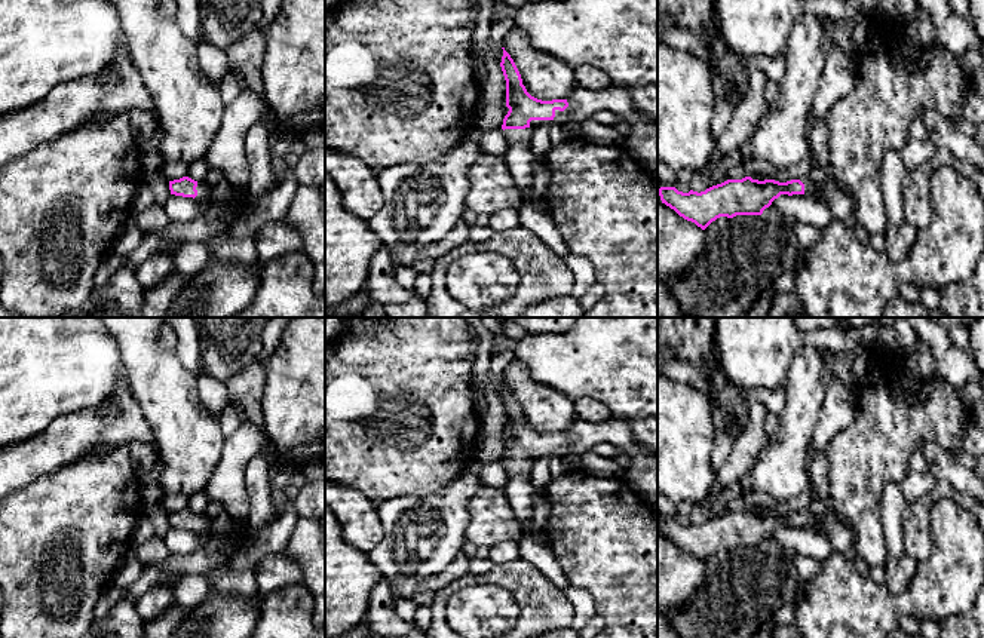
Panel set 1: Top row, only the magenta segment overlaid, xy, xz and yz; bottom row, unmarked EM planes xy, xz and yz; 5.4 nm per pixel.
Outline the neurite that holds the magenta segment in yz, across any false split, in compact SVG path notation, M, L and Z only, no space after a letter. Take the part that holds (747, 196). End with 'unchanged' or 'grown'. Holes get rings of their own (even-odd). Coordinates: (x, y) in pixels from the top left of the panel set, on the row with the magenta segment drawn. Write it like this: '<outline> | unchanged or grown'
M827 174L821 188L816 188L809 178L779 182L775 180L727 180L705 191L678 191L675 187L660 187L662 203L674 209L680 217L695 223L705 230L720 217L761 215L781 194L812 194L828 205L834 218L852 223L855 214L853 197Z | grown

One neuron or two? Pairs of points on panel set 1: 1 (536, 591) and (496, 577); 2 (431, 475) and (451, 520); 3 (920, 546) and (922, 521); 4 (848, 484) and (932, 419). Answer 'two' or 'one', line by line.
1: one
2: two
3: one
4: one

